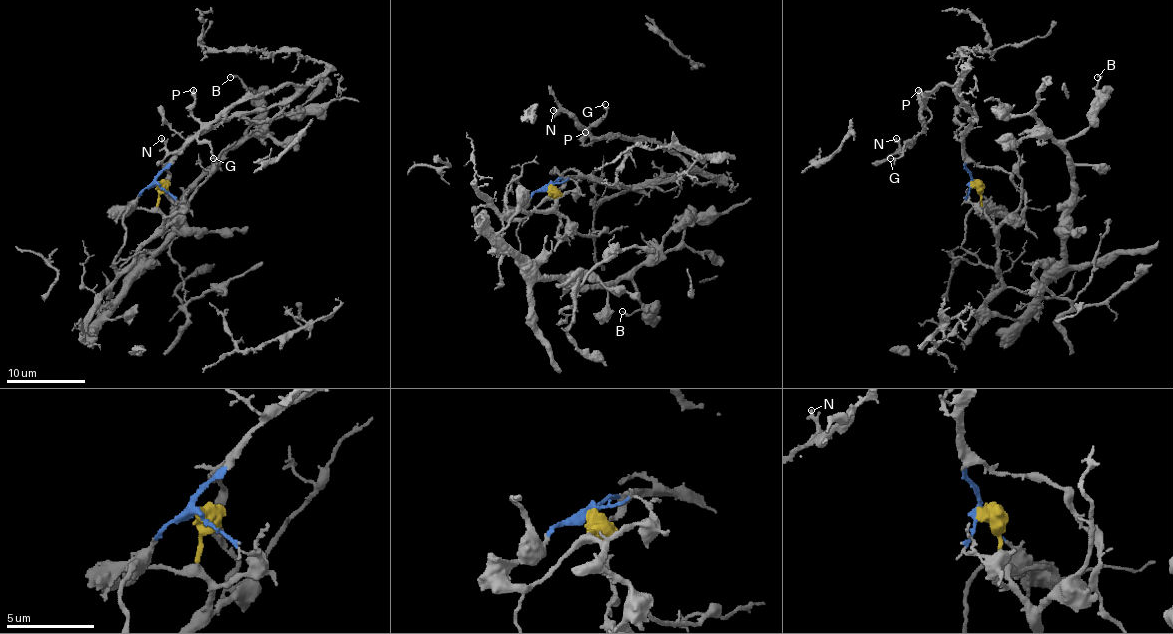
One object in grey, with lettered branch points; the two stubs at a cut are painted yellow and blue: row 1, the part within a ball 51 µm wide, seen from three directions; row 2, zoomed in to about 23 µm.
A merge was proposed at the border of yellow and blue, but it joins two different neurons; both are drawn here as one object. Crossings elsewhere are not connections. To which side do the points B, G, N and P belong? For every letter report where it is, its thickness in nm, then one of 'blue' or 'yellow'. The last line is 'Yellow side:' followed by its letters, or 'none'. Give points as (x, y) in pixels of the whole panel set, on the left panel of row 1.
B: at (230, 77); 190 nm thick; yellow
G: at (213, 158); 90 nm thick; blue
N: at (161, 138); 180 nm thick; blue
P: at (193, 90); 400 nm thick; blue
Yellow side: B

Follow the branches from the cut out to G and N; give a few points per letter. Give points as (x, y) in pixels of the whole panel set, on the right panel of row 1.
G: (971, 184), (965, 166), (971, 117), (945, 83), (927, 95), (921, 109), (923, 128), (900, 156), (890, 158)
N: (971, 184), (965, 166), (971, 117), (945, 83), (927, 95), (921, 109), (923, 128), (898, 152), (896, 138)

